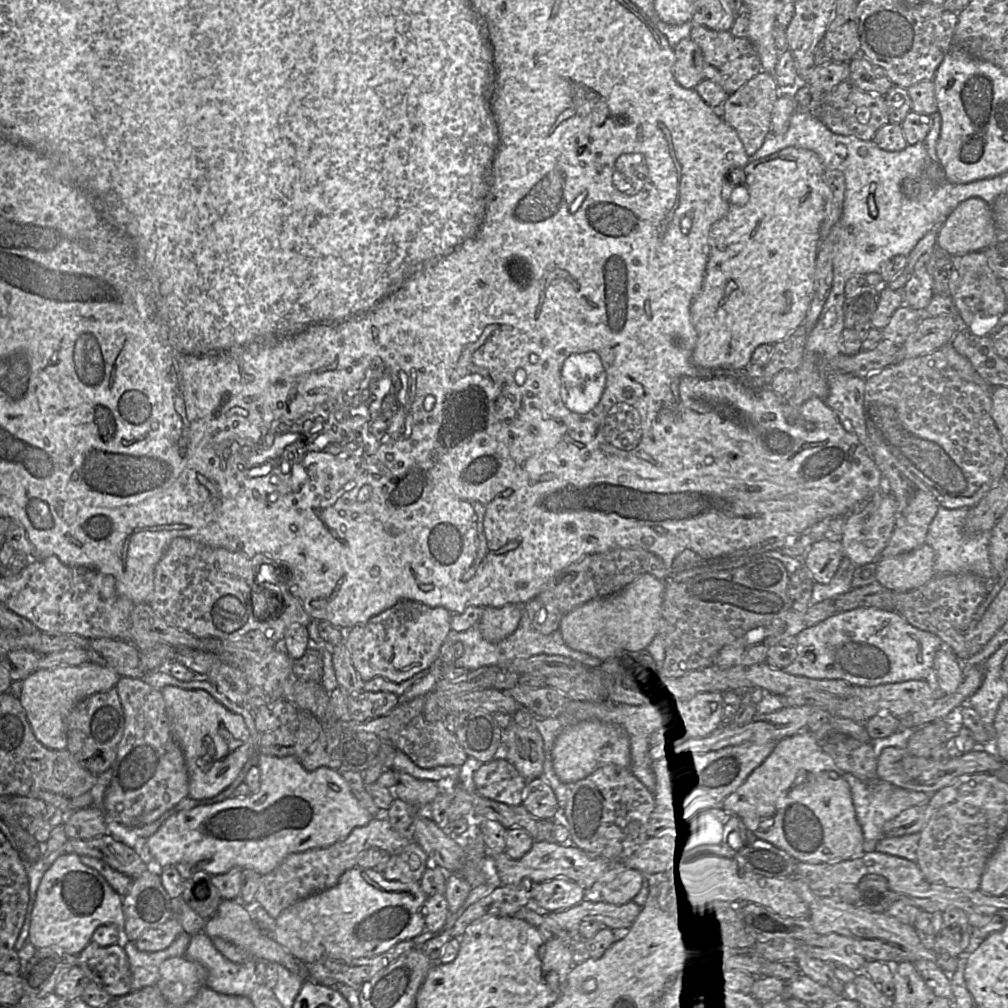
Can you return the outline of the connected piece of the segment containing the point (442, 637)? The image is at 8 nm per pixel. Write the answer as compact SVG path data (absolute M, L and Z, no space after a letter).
M403 599L393 607L373 616L365 624L346 631L344 644L349 651L353 666L364 682L382 676L399 683L428 669L439 659L442 645L452 630L451 618L452 613L444 607L430 607L418 601Z

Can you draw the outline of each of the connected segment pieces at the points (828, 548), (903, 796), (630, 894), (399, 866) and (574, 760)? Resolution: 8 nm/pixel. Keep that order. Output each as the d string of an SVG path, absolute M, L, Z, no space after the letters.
M821 538L803 555L803 564L811 571L815 582L828 584L835 576L843 556L841 541Z
M844 773L844 779L849 783L858 822L862 828L865 853L873 852L876 844L886 838L883 826L887 821L896 818L901 812L918 805L928 805L931 793L898 788L886 781L877 779L869 783L863 782L851 773Z
M627 868L620 871L612 880L599 884L597 890L603 901L625 904L640 892L644 875L637 869Z
M412 840L401 853L392 855L383 875L390 881L420 882L428 869L428 859L423 848Z
M596 719L580 721L565 726L554 743L554 769L565 784L584 779L606 764L629 768L630 762L630 738L624 727L619 724L605 723Z

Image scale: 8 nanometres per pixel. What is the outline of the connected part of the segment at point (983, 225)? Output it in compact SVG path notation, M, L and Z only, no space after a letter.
M979 197L962 201L941 225L936 245L951 255L984 251L997 233L991 206Z

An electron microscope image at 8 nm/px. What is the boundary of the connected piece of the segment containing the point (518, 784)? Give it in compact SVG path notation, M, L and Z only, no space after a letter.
M496 757L474 772L476 791L489 799L508 805L523 805L529 781L506 758Z

